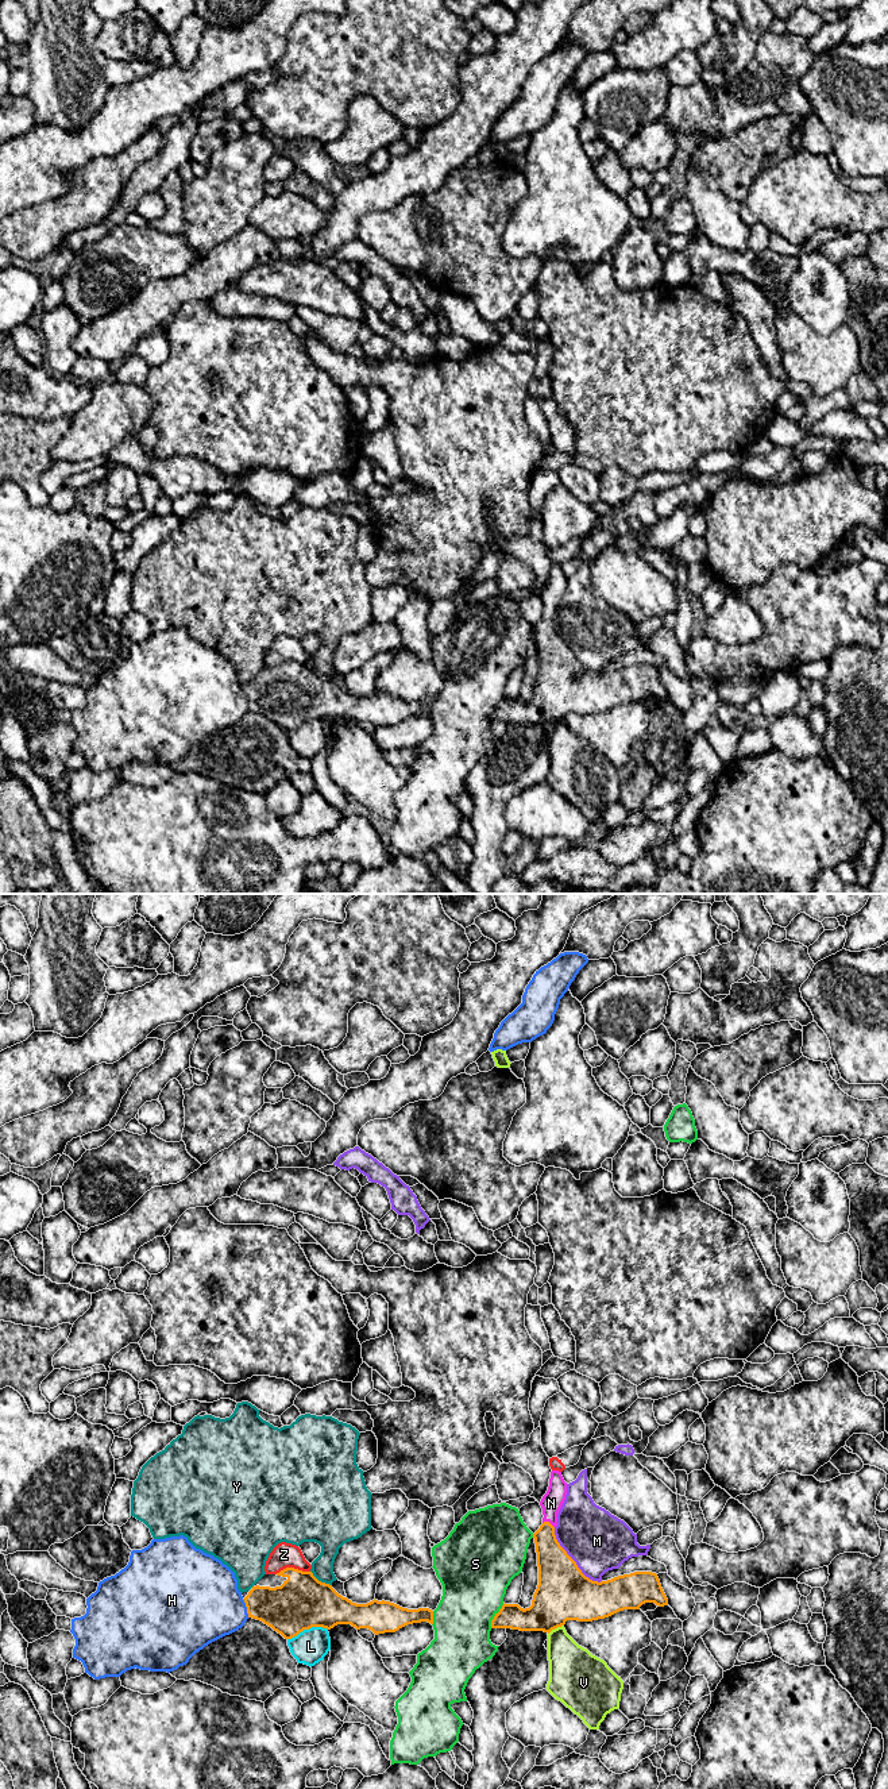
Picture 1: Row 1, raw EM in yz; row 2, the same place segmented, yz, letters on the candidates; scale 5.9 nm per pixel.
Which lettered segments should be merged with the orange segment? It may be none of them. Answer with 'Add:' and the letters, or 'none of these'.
Add: N

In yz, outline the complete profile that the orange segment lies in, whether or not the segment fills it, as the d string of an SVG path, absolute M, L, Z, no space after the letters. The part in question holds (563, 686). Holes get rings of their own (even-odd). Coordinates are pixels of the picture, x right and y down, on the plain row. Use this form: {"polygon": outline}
{"polygon": "M552 563L549 579L543 589L543 617L533 626L537 645L538 678L533 687L532 698L521 701L518 697L505 697L491 713L491 721L511 721L520 724L544 724L561 720L567 713L592 714L609 710L623 702L640 702L645 695L659 699L668 698L668 691L661 680L660 672L652 664L634 664L614 670L607 674L592 674L578 660L576 655L560 639L555 628L557 606L565 593L567 575L561 564Z"}

